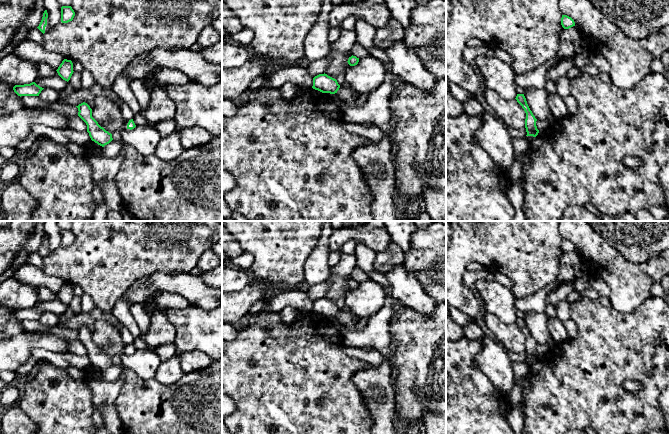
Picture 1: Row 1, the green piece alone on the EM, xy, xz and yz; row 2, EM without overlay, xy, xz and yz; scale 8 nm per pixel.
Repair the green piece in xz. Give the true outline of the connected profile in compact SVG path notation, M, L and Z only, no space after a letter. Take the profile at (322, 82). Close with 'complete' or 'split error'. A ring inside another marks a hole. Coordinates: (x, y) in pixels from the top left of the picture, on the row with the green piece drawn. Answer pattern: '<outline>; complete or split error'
M319 74L313 78L313 89L322 93L335 94L340 88L337 80L327 74Z; complete

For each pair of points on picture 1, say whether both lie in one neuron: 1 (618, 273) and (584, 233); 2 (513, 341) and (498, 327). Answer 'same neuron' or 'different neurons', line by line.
1: same neuron
2: same neuron

